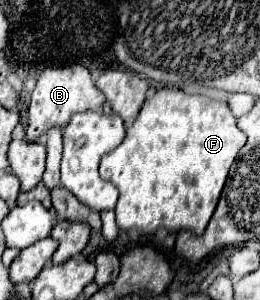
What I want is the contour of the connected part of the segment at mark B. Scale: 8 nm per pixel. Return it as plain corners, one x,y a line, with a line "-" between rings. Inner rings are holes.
74,64
74,66
50,66
44,70
36,82
36,88
32,90
32,100
28,108
28,130
26,130
26,140
30,144
42,142
44,134
50,128
64,128
70,118
76,112
100,112
104,104
104,94
94,86
88,68

